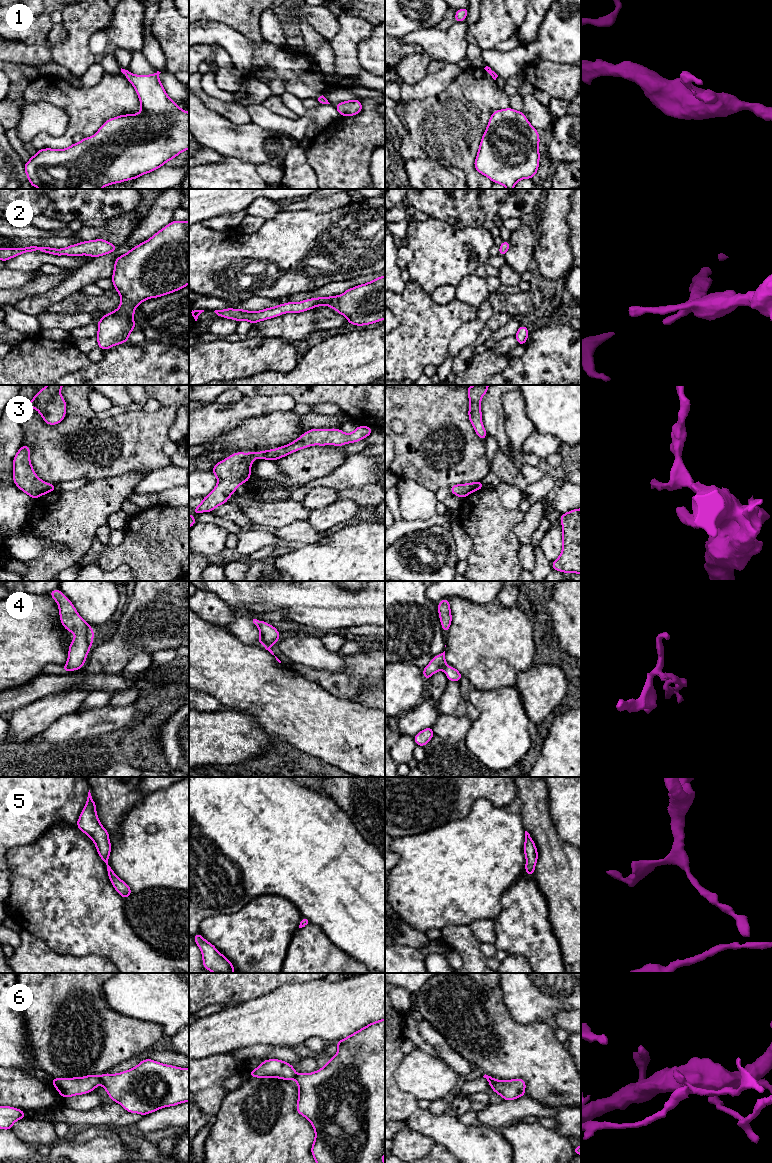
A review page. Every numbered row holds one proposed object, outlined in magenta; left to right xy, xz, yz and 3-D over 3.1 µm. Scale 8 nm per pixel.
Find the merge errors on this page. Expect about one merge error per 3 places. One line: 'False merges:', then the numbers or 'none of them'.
False merges: 4, 6

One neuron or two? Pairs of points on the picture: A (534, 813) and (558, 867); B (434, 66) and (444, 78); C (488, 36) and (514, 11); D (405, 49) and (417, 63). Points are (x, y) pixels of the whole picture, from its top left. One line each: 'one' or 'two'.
A: one
B: two
C: one
D: two

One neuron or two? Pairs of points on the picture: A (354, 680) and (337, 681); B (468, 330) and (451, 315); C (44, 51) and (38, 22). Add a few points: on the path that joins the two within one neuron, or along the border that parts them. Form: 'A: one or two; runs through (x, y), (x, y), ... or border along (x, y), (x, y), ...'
A: one; runs through (350, 680), (341, 681)
B: two; border along (476, 317), (466, 321), (456, 331), (449, 344)
C: two; border along (19, 41), (25, 44), (45, 43)

